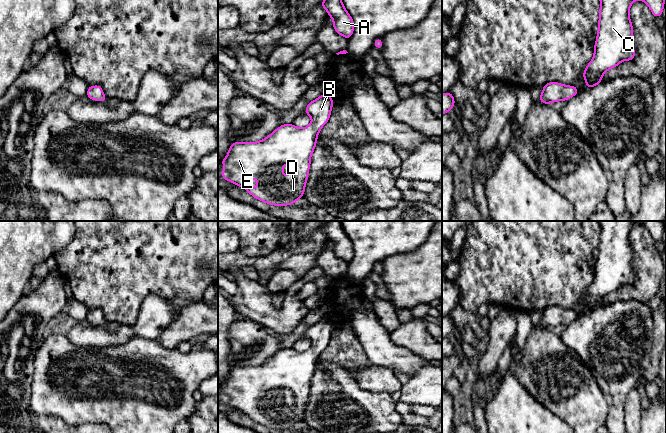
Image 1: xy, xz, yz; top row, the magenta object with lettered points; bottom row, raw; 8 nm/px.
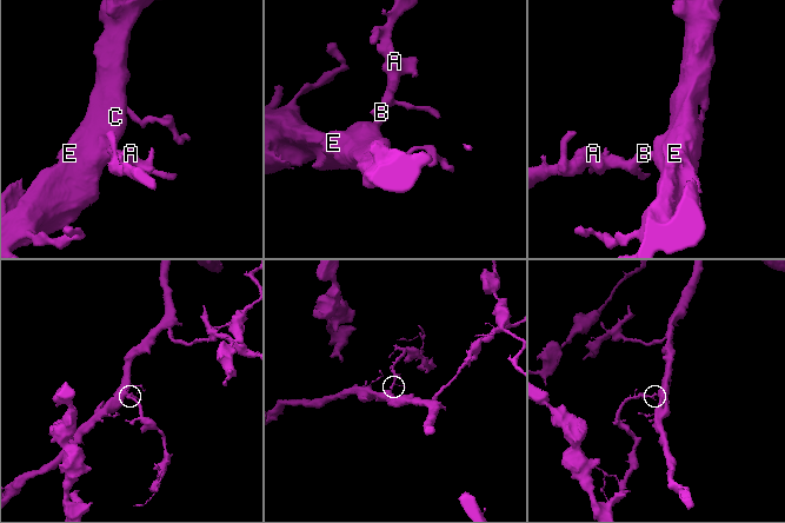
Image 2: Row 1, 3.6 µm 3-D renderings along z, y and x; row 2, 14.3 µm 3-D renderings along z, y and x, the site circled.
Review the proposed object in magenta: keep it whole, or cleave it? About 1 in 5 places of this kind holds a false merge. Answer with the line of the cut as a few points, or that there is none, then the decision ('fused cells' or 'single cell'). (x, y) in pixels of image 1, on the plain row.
no cut | single cell

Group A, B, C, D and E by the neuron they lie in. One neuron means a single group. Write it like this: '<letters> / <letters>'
A B C D E

